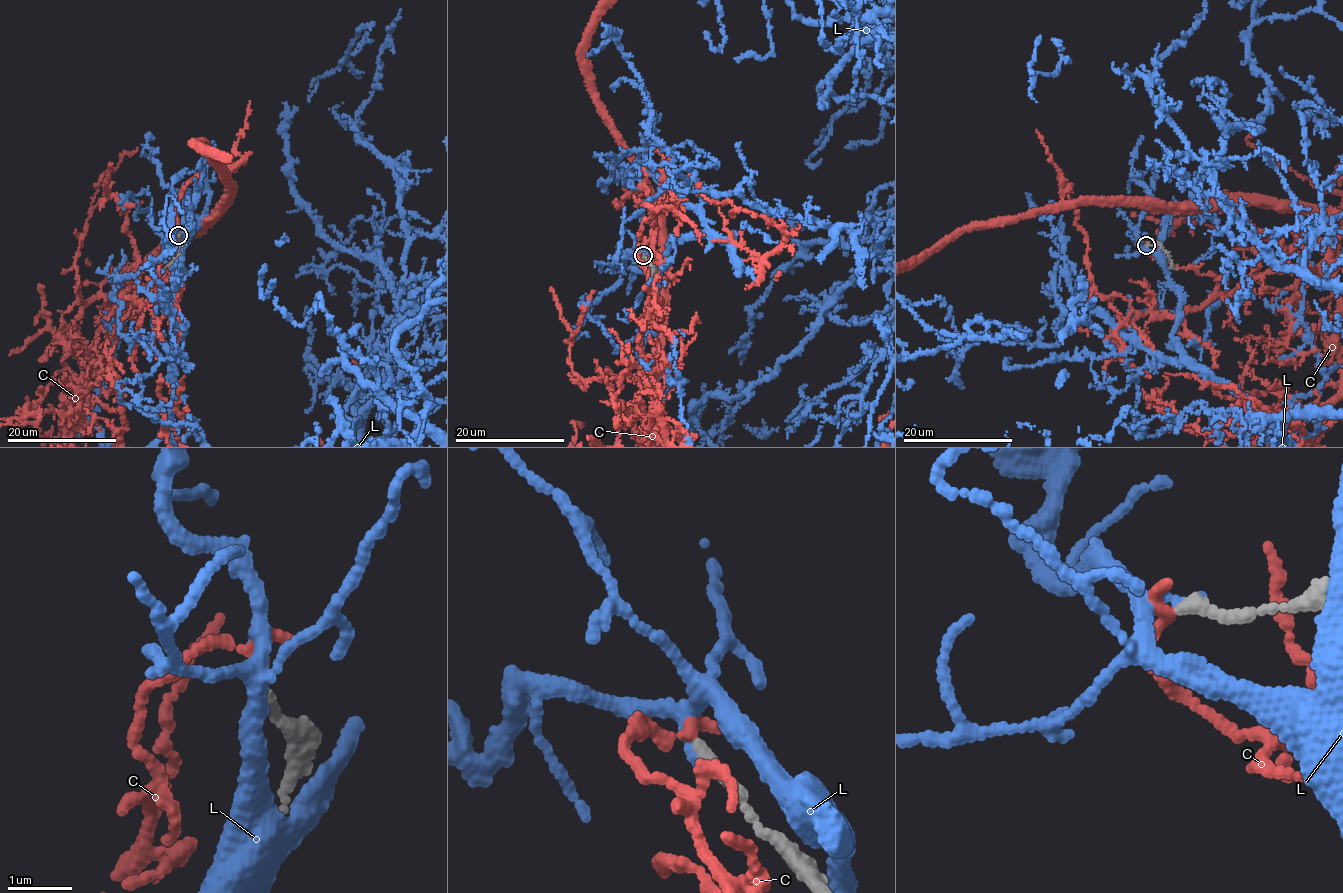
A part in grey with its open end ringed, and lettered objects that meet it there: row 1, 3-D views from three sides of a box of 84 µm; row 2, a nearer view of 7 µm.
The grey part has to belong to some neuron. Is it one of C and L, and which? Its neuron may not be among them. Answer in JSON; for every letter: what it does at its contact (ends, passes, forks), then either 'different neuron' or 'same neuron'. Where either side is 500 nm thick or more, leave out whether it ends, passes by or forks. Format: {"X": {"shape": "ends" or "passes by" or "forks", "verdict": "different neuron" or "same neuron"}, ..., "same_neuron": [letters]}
{"C": {"shape": "ends", "verdict": "different neuron"}, "L": {"shape": "passes by", "verdict": "different neuron"}, "same_neuron": []}

